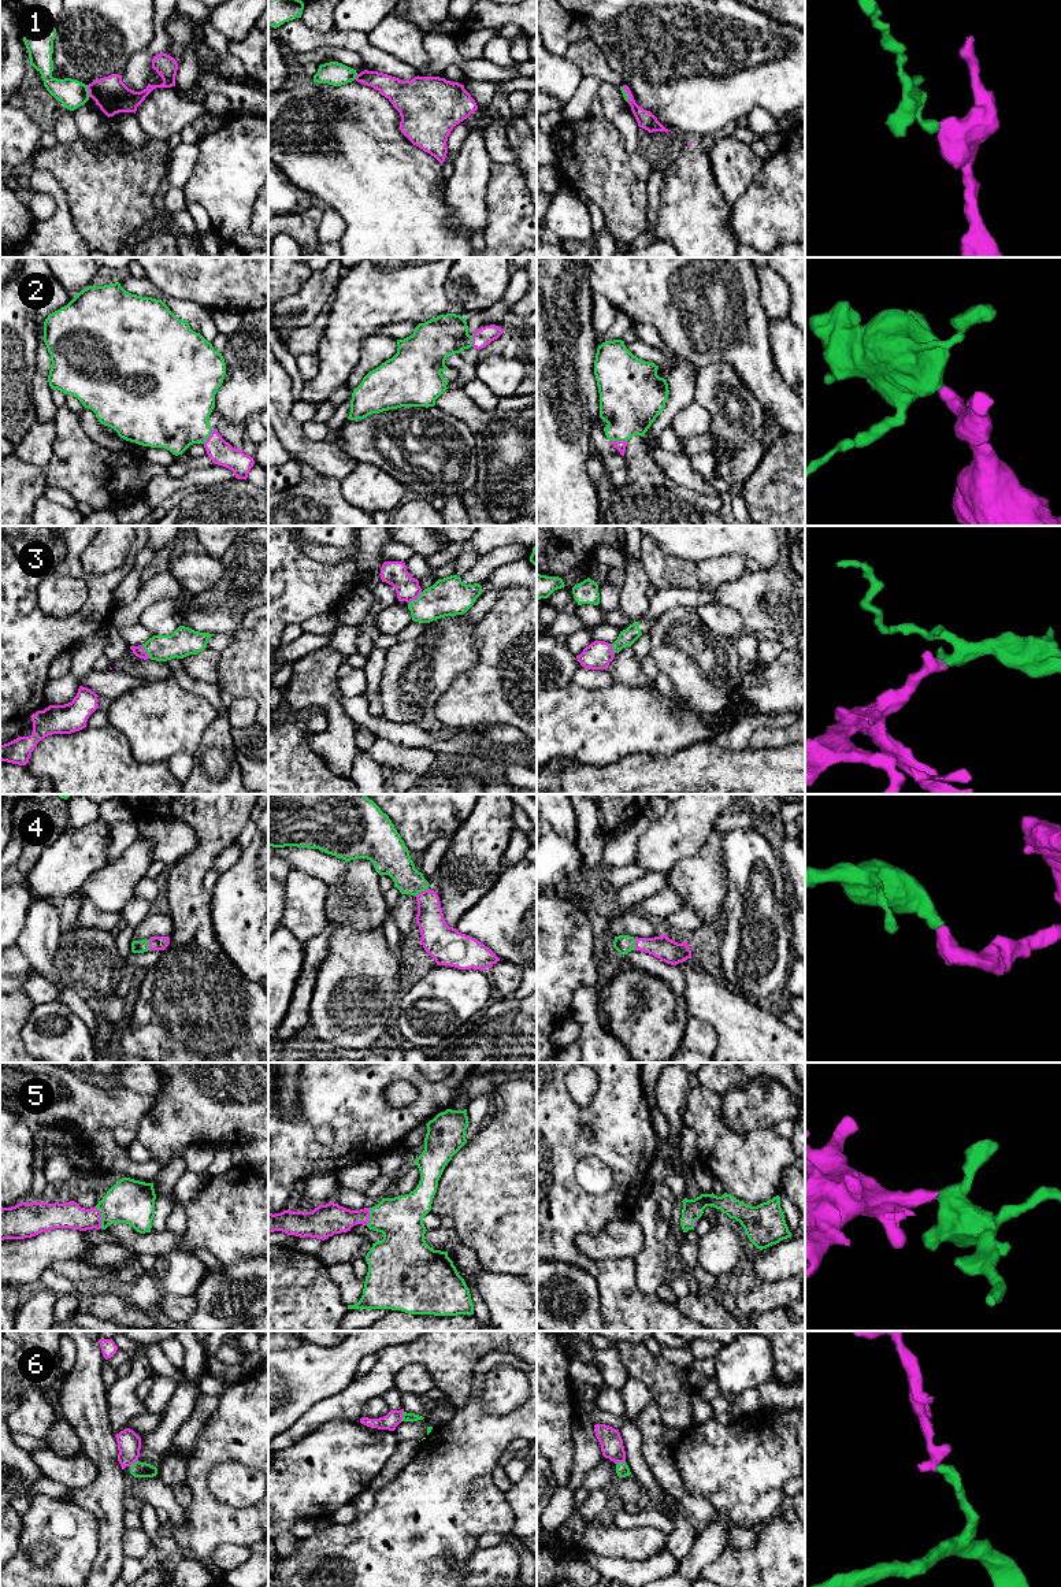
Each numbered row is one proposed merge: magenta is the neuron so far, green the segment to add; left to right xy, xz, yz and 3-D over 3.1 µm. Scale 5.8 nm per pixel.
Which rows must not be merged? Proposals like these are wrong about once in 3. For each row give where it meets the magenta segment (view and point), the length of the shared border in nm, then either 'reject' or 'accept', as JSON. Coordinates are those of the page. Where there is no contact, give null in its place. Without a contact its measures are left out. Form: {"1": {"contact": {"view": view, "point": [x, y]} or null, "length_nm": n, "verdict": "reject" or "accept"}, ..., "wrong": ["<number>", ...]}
{"1": {"contact": {"view": "xy", "point": [88, 89]}, "length_nm": 70, "verdict": "reject"}, "2": {"contact": {"view": "yz", "point": [619, 441]}, "length_nm": 100, "verdict": "accept"}, "3": {"contact": {"view": "xz", "point": [415, 599]}, "length_nm": 100, "verdict": "accept"}, "4": {"contact": {"view": "xz", "point": [422, 892]}, "length_nm": 80, "verdict": "accept"}, "5": {"contact": {"view": "xy", "point": [100, 1217]}, "length_nm": 130, "verdict": "accept"}, "6": {"contact": {"view": "xz", "point": [401, 1416]}, "length_nm": 60, "verdict": "reject"}, "wrong": ["1", "6"]}

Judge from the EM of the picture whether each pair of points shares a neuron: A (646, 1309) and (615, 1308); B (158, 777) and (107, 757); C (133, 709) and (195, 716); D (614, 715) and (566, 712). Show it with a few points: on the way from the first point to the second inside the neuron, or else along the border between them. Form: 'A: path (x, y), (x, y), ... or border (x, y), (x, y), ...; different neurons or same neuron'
A: path (638, 1309), (623, 1308); same neuron
B: path (145, 777), (126, 777), (119, 770); same neuron
C: path (148, 711), (164, 711), (170, 716), (180, 716); same neuron
D: path (601, 715), (578, 714); same neuron

